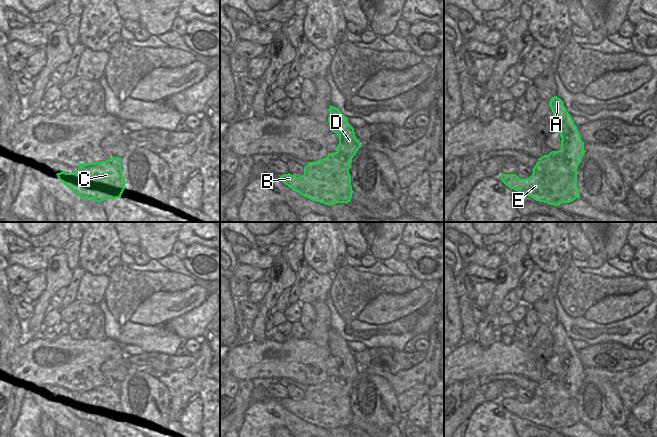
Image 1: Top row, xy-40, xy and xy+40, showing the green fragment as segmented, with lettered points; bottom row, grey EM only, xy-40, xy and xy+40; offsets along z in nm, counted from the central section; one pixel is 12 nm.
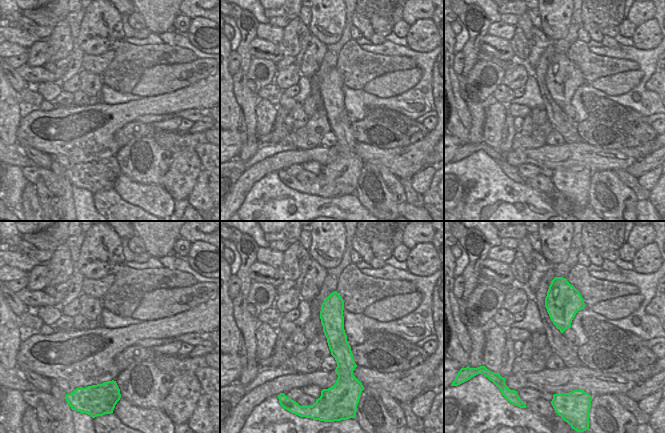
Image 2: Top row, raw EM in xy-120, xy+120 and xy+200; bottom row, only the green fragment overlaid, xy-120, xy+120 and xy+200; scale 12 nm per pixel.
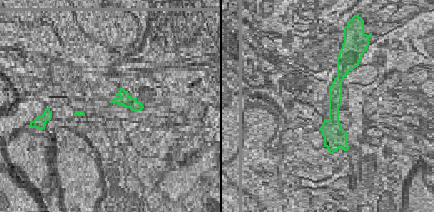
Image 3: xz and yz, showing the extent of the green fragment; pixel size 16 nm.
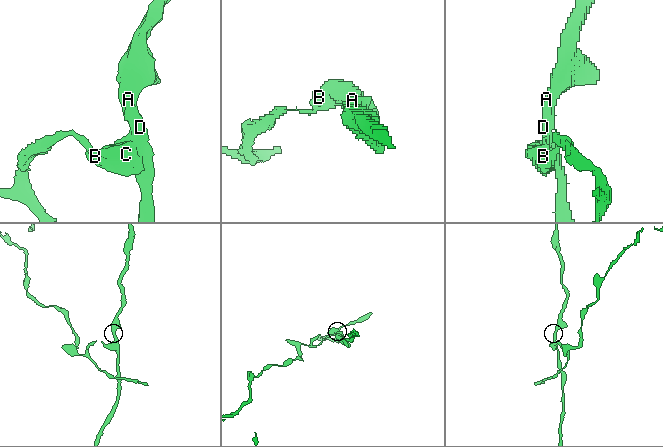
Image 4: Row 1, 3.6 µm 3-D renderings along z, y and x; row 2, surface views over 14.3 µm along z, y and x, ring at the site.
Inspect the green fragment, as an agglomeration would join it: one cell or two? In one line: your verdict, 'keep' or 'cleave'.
cleave

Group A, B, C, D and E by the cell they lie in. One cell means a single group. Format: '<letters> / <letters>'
A D / B C E

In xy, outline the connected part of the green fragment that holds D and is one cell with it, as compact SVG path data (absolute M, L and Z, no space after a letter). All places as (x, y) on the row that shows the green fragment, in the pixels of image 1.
M329 106L328 123L331 131L339 135L337 153L341 160L348 161L348 170L351 168L352 158L360 148L354 128L349 124L348 118L344 116L336 107Z

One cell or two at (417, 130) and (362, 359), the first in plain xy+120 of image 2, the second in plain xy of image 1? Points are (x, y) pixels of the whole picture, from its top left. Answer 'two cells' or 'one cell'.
one cell

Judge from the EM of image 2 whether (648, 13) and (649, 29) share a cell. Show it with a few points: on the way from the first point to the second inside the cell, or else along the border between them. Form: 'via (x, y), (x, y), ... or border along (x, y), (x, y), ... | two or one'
border along (653, 17), (636, 26) | two

